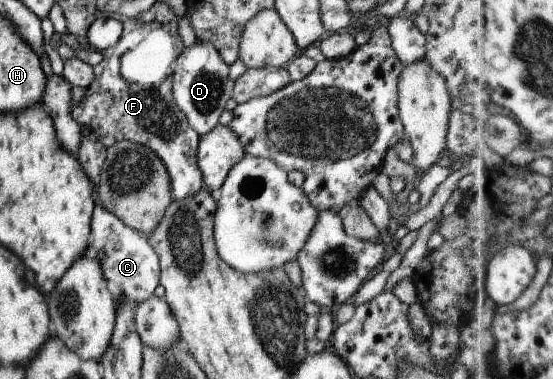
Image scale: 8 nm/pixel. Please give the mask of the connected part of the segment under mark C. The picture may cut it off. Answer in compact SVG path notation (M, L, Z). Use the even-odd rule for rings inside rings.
M96 204L91 218L90 251L100 262L100 268L112 288L124 294L134 304L142 304L152 298L154 290L159 285L162 269L159 258L148 237L132 230L122 220Z

